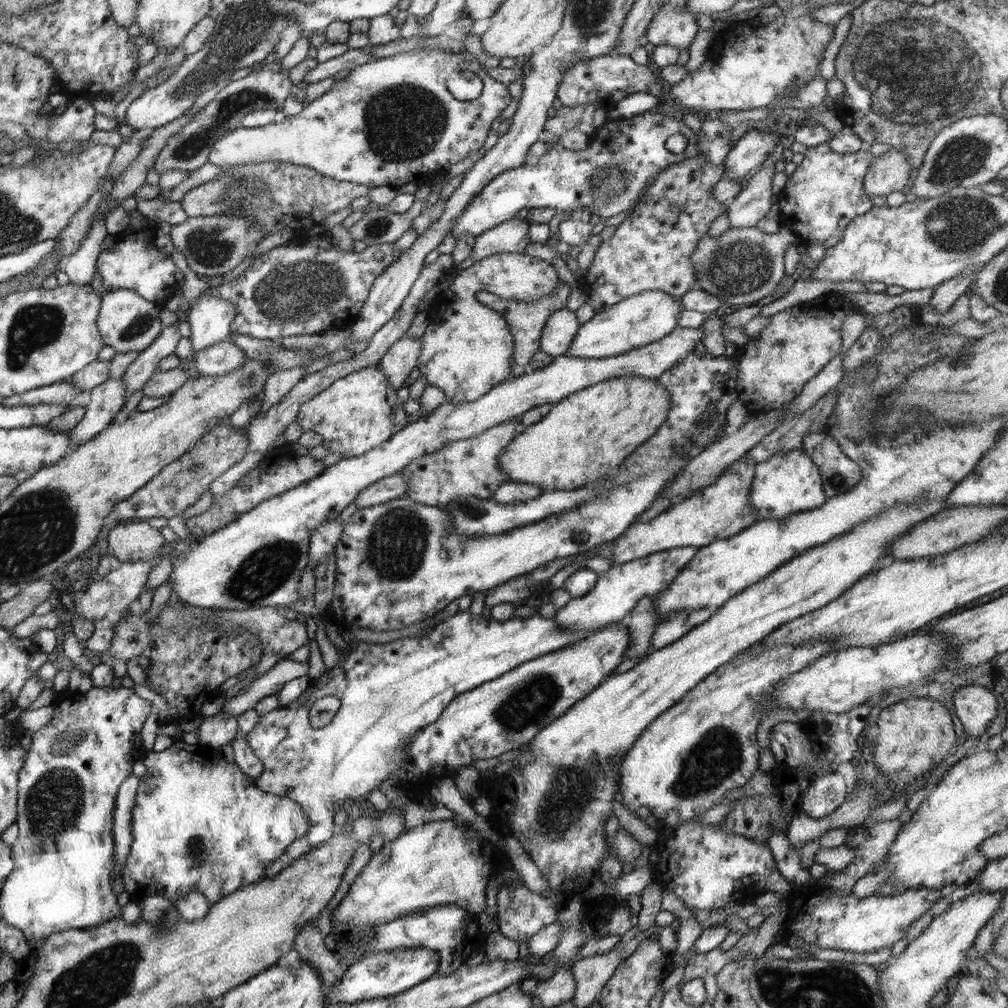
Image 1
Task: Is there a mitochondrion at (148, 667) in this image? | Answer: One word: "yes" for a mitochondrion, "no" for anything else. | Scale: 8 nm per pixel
no

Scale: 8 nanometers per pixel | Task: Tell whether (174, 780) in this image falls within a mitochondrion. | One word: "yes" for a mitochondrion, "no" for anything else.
no

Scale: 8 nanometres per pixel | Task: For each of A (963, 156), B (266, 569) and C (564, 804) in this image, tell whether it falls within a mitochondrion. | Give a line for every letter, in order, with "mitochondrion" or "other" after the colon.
A: mitochondrion
B: mitochondrion
C: mitochondrion

